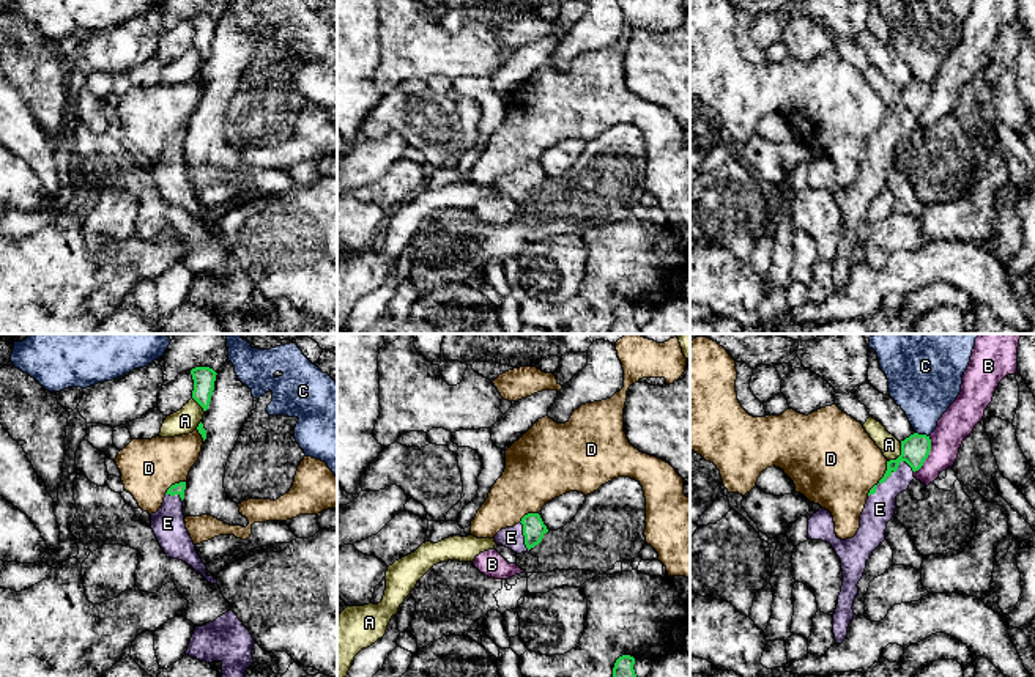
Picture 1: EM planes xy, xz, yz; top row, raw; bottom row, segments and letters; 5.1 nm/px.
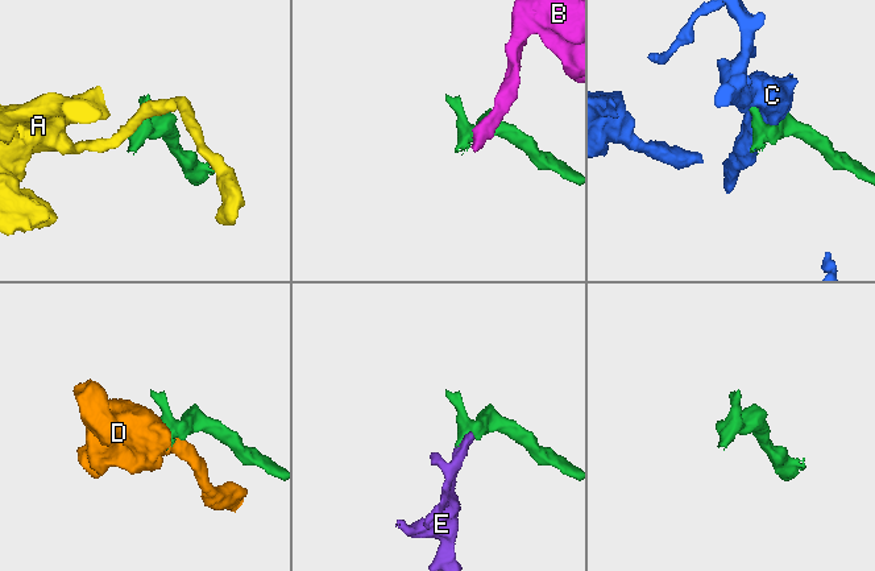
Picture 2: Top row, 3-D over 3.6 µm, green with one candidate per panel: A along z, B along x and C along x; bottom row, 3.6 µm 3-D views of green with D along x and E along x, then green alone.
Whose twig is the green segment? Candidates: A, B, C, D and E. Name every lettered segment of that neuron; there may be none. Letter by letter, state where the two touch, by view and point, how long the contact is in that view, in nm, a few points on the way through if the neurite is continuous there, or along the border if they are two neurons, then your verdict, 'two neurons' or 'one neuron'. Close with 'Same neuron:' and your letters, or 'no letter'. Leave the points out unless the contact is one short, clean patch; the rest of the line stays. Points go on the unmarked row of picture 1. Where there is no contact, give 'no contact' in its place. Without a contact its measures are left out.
A: yz (901, 101) | 120 nm | two neurons
B: yz (928, 101) | 200 nm | along yz (930, 84), (930, 101), (914, 120) | two neurons
C: yz (922, 82) | 80 nm | two neurons
D: yz (882, 125) | 220 nm | along yz (887, 107), (884, 123), (867, 142) | two neurons
E: yz (889, 123) | 280 nm | across yz (914, 98), (889, 123), (889, 134), (879, 156) | one neuron
Same neuron: E

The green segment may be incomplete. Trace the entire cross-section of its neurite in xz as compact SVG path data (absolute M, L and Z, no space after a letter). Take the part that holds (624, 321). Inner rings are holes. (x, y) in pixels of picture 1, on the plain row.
M622 302L616 307L613 315L613 327L610 334L640 334L640 327L633 316L635 305Z

